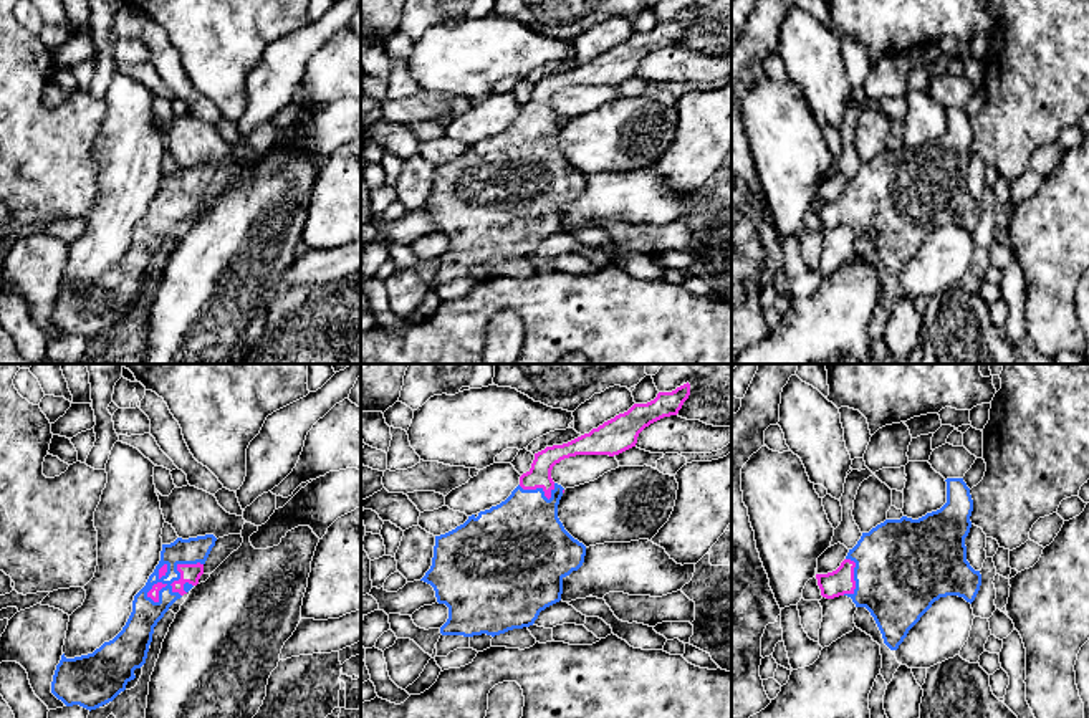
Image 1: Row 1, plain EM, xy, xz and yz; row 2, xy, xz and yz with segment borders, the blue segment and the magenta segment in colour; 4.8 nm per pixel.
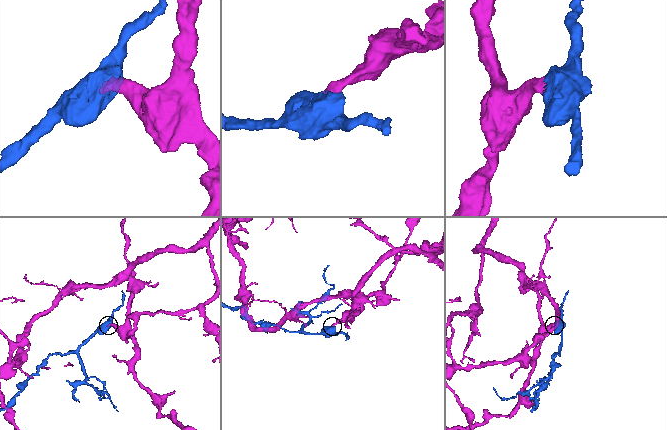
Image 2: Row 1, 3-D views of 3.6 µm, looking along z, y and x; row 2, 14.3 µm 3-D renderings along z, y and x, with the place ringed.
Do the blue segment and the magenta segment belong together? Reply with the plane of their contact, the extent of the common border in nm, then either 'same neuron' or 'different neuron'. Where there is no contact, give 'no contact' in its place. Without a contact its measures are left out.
meets blue in xy; contact 320 nm long; same neuron

